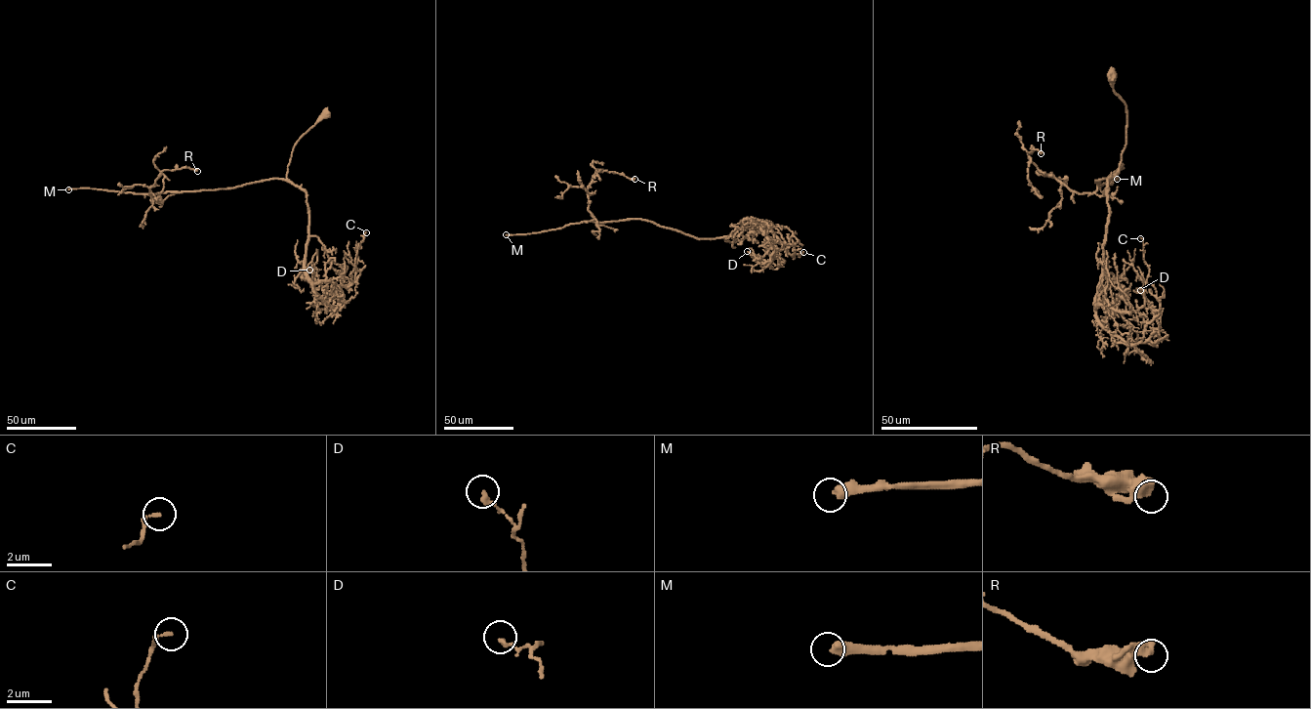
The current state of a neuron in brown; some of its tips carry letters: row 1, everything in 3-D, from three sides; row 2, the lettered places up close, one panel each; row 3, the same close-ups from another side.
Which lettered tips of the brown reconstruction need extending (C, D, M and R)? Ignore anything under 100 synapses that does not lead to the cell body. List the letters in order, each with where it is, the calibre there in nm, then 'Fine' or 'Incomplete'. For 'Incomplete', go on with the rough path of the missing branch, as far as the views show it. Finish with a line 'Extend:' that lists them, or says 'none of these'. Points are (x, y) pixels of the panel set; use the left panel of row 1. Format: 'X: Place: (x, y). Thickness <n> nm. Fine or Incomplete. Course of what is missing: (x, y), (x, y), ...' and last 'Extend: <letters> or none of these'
C: Place: (366, 232). Thickness 150 nm. Fine
D: Place: (309, 270). Thickness 190 nm. Fine
M: Place: (68, 189). Thickness 480 nm. Incomplete
R: Place: (197, 171). Thickness 550 nm. Fine
Extend: M

